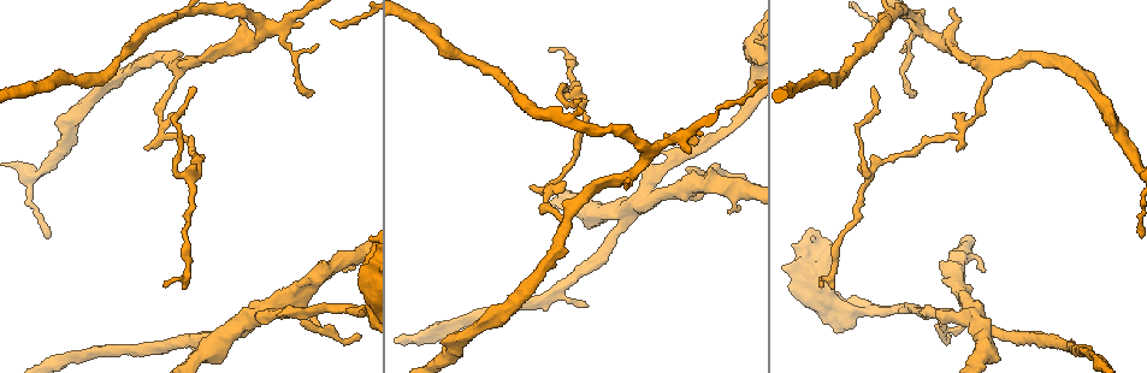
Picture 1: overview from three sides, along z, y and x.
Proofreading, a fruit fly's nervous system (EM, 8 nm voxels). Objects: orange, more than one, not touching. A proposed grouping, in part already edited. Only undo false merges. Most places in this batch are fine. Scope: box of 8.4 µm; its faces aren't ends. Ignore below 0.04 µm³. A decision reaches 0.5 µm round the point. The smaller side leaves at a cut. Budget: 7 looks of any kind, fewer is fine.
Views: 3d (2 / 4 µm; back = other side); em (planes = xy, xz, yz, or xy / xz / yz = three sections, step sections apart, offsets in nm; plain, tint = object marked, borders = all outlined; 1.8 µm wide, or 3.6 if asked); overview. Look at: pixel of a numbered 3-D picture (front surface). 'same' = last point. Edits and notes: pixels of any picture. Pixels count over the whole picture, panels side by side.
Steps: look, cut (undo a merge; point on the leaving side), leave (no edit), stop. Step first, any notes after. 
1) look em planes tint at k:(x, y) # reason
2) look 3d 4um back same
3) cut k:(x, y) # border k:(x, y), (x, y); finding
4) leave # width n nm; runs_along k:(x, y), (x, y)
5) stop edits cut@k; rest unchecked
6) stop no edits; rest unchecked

look 3d 4um at 1:(652, 150)

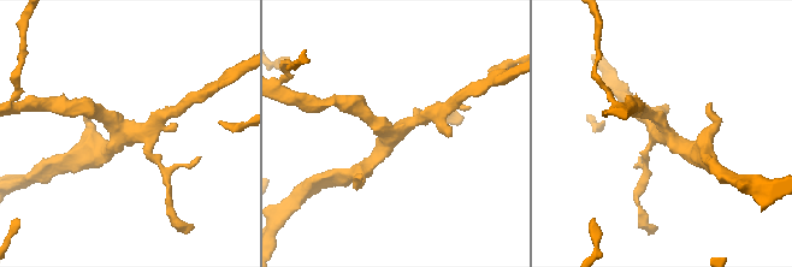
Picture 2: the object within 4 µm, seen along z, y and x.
look em planes tint at 2:(666, 135) # need the tissue

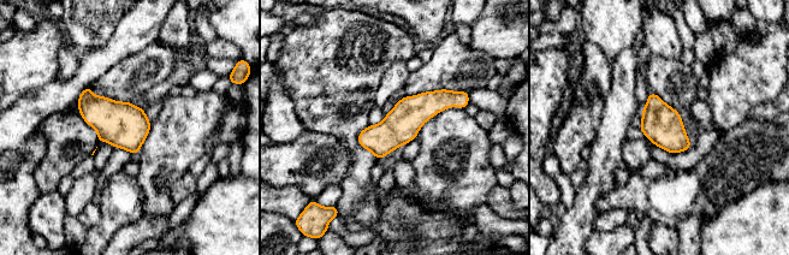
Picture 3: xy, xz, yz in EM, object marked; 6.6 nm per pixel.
leave # one neuron here

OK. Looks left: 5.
look em yz step 8 tint at 1:(563, 227) # three arms meet

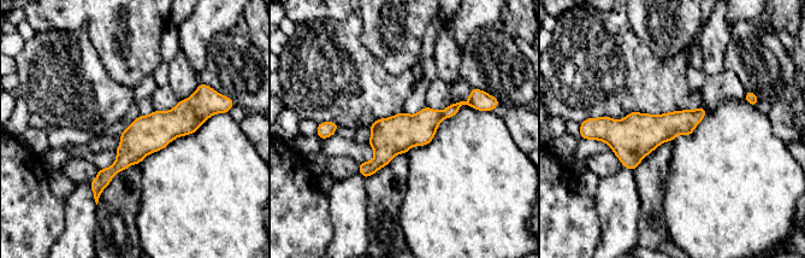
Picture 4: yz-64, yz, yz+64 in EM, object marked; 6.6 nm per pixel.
leave # width 220 nm; runs_along 4:(203, 111), (151, 133), (95, 189); one neuron here

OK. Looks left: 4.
look 3d 2um at 1:(261, 320)

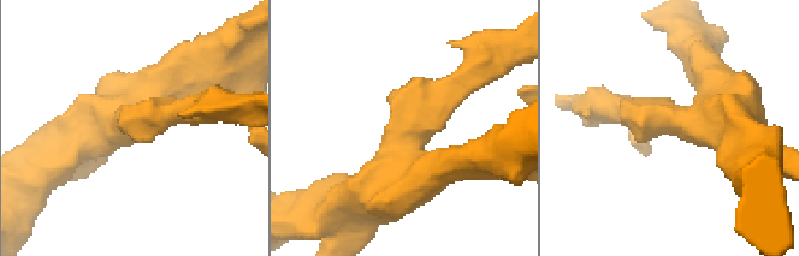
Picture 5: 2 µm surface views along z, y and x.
look em planes tint at 5:(396, 158) # now the EM

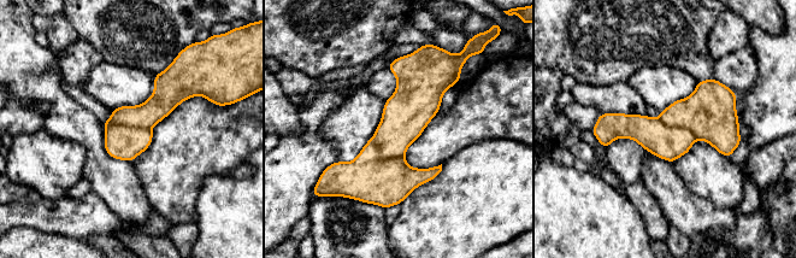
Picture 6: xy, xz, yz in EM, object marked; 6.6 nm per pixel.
cut 6:(159, 105) # width 300 nm; part_leaving 6:(188, 92), (110, 122); a second neuron is stuck on

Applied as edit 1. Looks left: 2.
stop edits cut@6; rest unchecked

